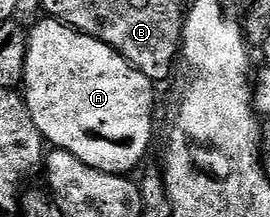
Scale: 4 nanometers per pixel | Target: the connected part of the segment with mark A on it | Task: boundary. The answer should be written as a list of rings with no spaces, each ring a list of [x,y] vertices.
[[[42,17],[28,31],[26,40],[26,71],[22,75],[24,98],[32,113],[32,121],[51,148],[80,157],[84,165],[104,173],[134,173],[142,158],[150,151],[154,139],[154,87],[144,73],[135,69],[120,53],[104,45],[84,31],[76,31],[59,19]]]

